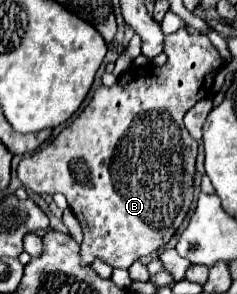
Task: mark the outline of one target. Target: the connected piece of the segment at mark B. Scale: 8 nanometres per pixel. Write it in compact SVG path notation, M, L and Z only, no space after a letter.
M185 28L165 36L163 52L169 58L165 66L131 66L129 74L119 76L111 88L97 88L83 112L49 146L19 162L17 176L25 188L37 194L61 192L83 222L81 264L87 268L99 258L113 268L127 270L135 260L165 246L189 212L197 142L183 126L183 116L209 94L221 58L207 36L189 34Z

